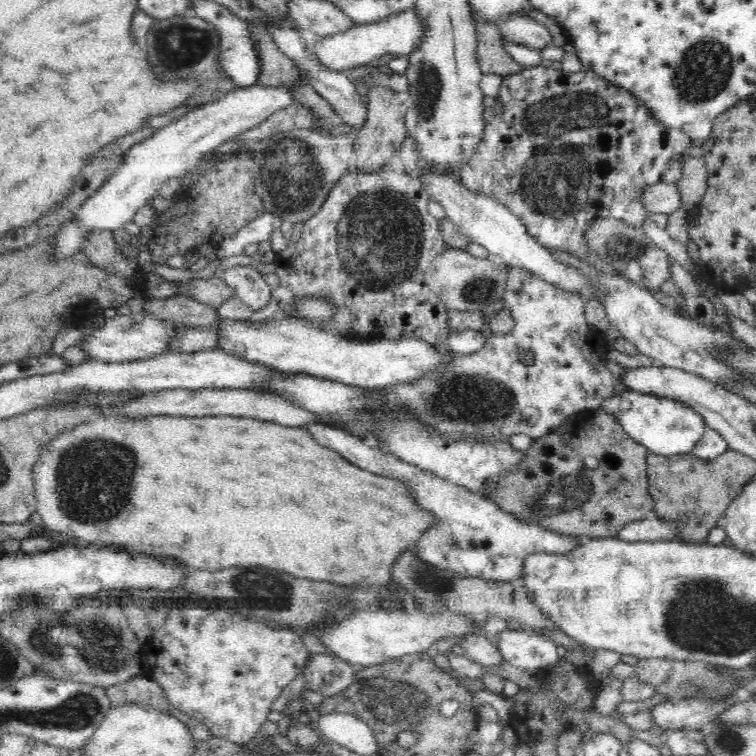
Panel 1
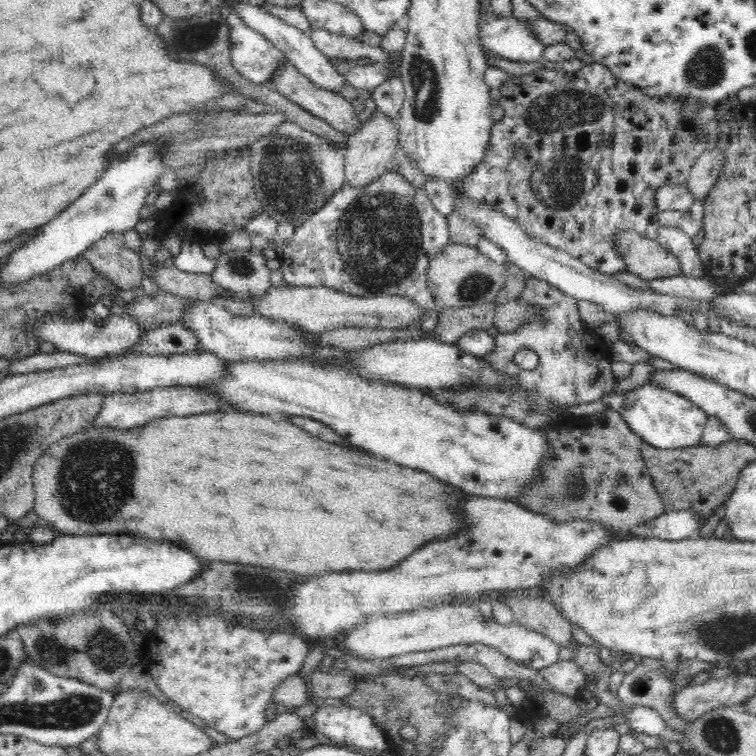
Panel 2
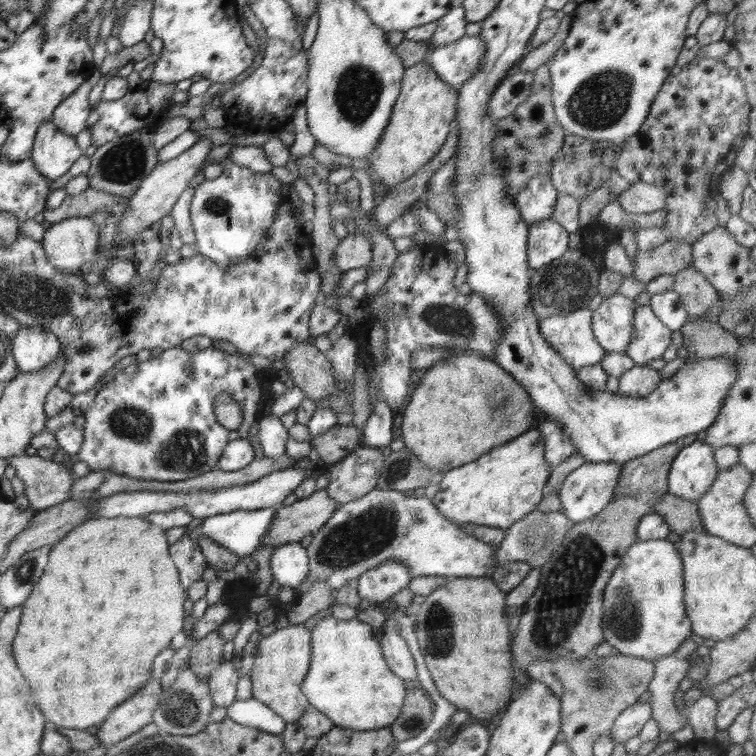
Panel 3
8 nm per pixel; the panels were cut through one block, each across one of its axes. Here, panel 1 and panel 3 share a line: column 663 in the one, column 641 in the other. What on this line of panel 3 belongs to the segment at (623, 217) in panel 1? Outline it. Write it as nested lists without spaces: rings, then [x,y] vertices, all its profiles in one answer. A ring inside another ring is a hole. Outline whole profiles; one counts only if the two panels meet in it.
[[[696,56],[682,67],[680,74],[670,75],[665,79],[638,132],[619,145],[614,166],[618,174],[632,183],[645,182],[662,186],[668,194],[666,205],[661,208],[666,212],[666,219],[661,227],[668,230],[672,240],[692,244],[703,234],[718,228],[718,184],[726,169],[735,165],[735,156],[748,136],[752,106],[748,103],[744,88],[738,71],[726,67],[724,60]]]

